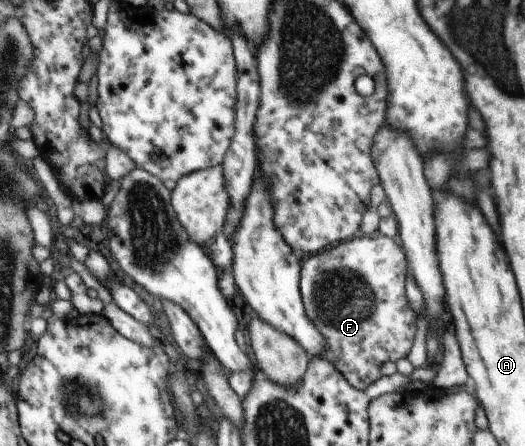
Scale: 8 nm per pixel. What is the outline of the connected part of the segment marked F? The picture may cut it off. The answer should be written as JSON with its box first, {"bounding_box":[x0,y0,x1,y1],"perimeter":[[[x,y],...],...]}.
{"bounding_box":[299,234,418,390],"perimeter":[[[360,234],[348,242],[309,255],[300,266],[299,290],[304,290],[303,306],[308,306],[308,314],[312,314],[312,318],[320,322],[320,330],[328,334],[325,353],[329,361],[356,390],[364,390],[378,381],[384,362],[396,362],[411,352],[418,313],[410,310],[404,300],[404,268],[402,250],[387,236],[375,234]]]}

